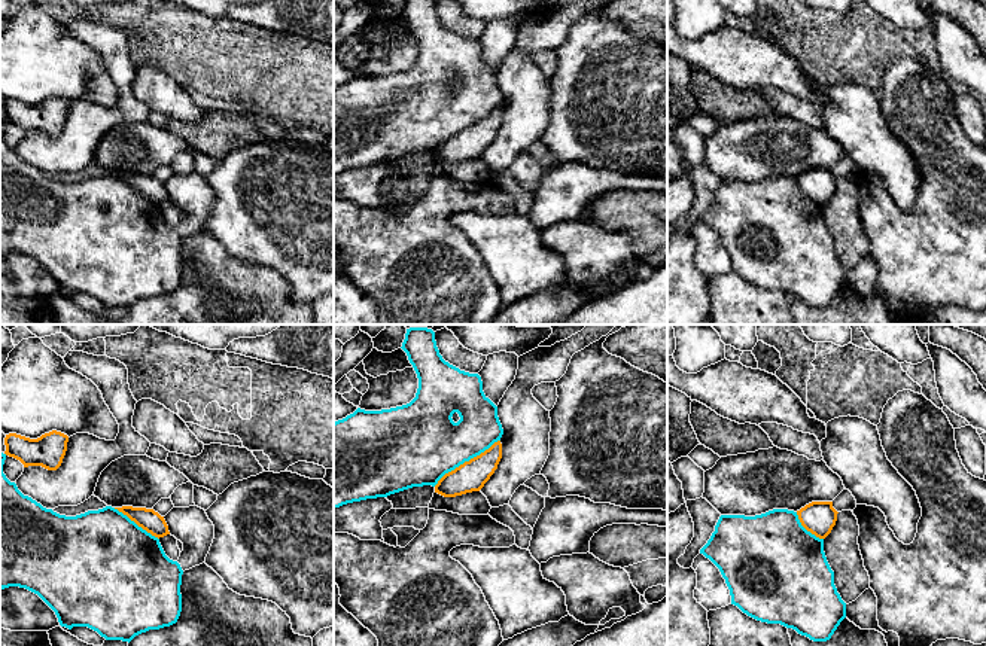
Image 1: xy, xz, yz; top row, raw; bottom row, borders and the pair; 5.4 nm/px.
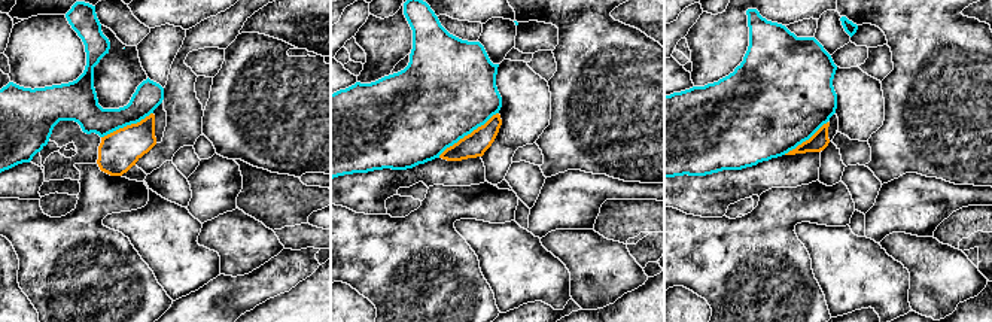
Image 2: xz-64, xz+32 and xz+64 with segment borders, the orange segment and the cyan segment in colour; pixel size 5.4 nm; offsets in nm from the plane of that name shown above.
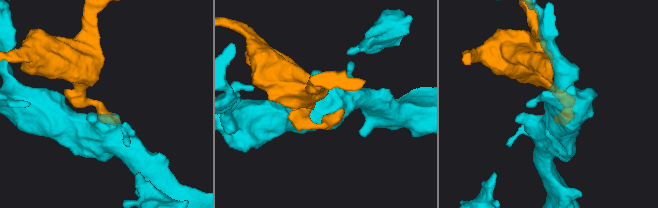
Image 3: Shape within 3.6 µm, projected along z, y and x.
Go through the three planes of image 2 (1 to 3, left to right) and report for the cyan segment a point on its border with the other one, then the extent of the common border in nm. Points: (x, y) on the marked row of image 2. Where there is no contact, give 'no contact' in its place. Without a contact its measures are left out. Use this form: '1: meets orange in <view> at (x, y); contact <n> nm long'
1: meets orange in xz-64 at (127, 125); contact 320 nm long
2: meets orange in xz+32 at (468, 134); contact 400 nm long
3: meets orange in xz+64 at (806, 140); contact 300 nm long

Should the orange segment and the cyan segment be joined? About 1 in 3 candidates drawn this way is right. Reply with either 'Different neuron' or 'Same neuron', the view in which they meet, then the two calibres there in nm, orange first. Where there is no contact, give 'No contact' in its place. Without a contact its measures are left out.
Different neuron. Touches orange in xz. Thickness 160 nm (orange) against 400 nm

